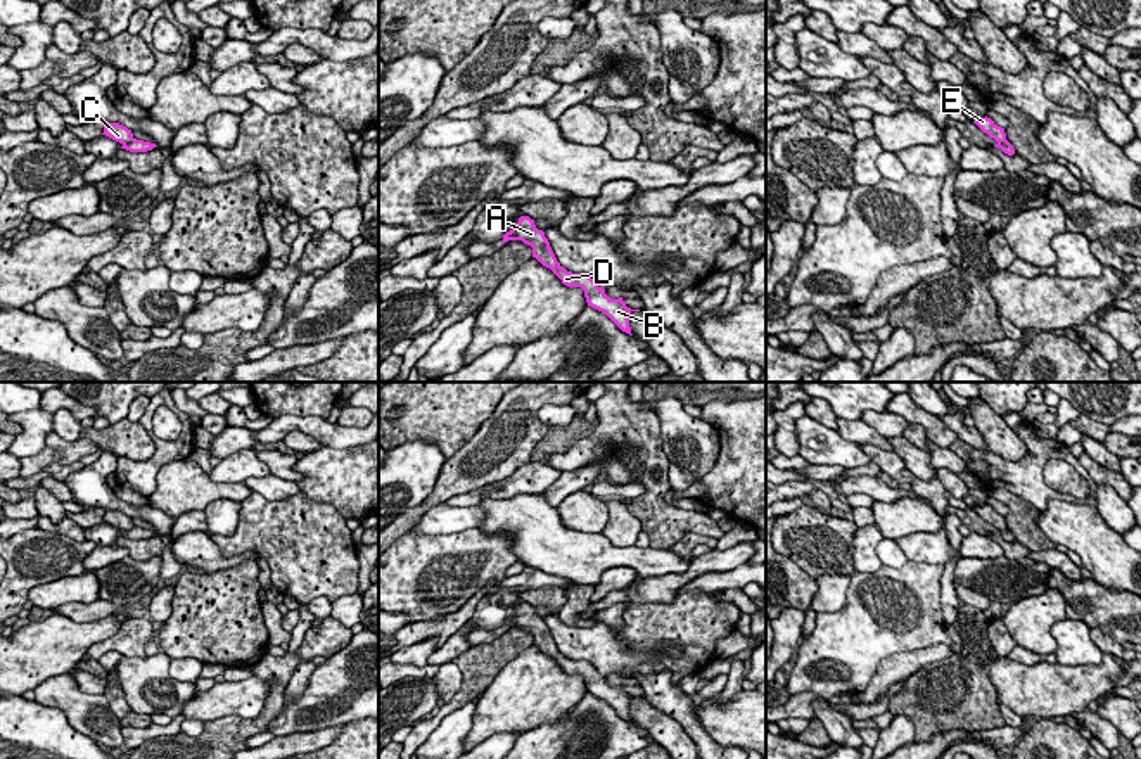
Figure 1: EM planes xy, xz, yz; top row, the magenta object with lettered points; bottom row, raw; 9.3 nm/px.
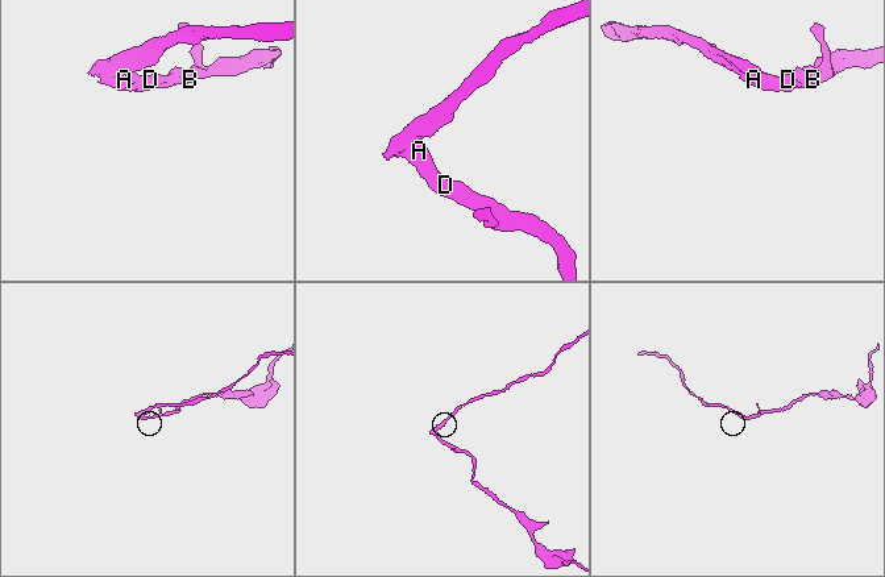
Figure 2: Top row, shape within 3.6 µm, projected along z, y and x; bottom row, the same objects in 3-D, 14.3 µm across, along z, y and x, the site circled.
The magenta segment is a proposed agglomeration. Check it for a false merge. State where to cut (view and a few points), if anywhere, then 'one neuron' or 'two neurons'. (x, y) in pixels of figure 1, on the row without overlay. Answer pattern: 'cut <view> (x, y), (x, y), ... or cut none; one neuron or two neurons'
cut xy (135, 526), (123, 533); two neurons

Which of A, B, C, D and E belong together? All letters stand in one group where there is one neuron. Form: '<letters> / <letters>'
A B D / C E

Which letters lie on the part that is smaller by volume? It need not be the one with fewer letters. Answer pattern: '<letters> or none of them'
C, E

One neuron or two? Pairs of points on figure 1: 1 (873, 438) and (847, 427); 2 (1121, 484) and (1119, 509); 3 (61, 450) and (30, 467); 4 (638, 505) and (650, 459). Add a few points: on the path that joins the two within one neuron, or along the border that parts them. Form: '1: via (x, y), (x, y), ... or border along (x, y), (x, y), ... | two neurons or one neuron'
1: via (866, 434), (854, 431) | one neuron
2: border along (1098, 483), (1107, 483), (1122, 500) | two neurons
3: via (54, 452), (37, 462) | one neuron
4: via (650, 493), (649, 471) | one neuron

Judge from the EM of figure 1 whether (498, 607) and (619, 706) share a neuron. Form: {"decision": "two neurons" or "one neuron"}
{"decision": "one neuron"}

